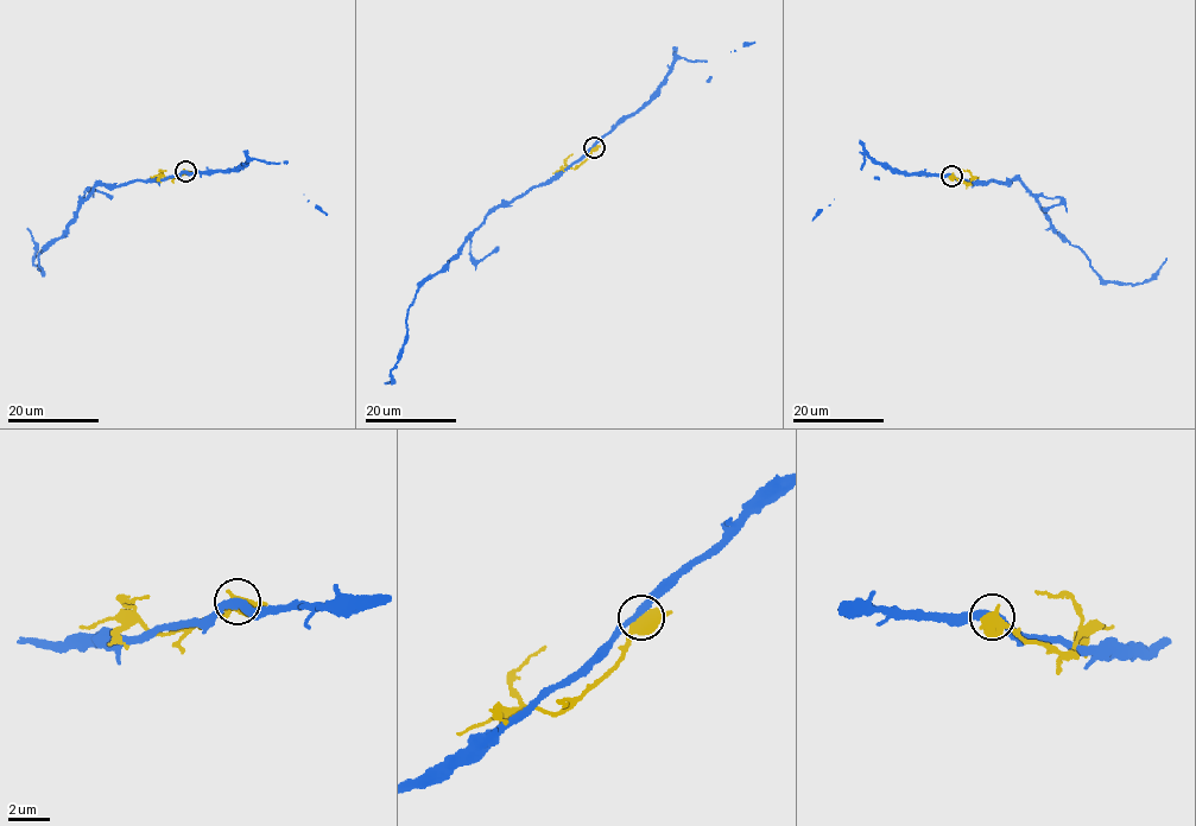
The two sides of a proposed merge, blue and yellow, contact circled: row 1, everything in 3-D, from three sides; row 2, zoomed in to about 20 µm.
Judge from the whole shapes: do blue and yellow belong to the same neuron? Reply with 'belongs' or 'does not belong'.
does not belong

